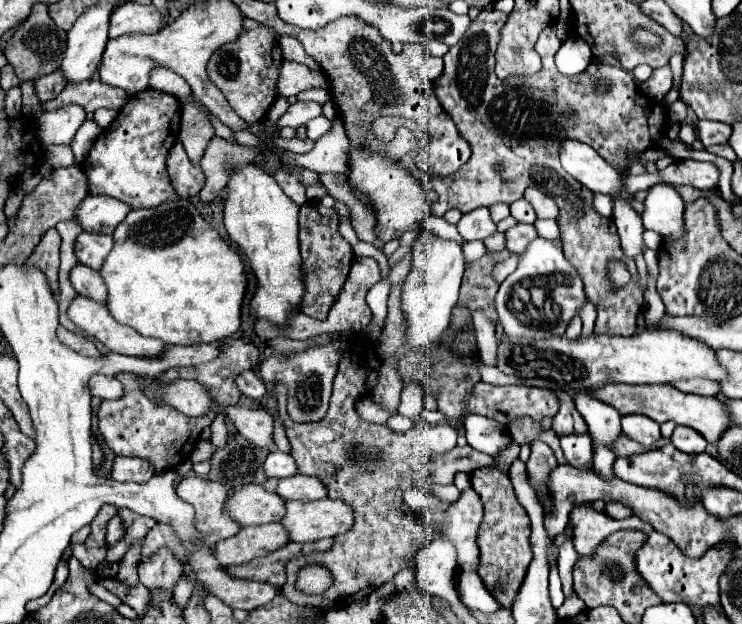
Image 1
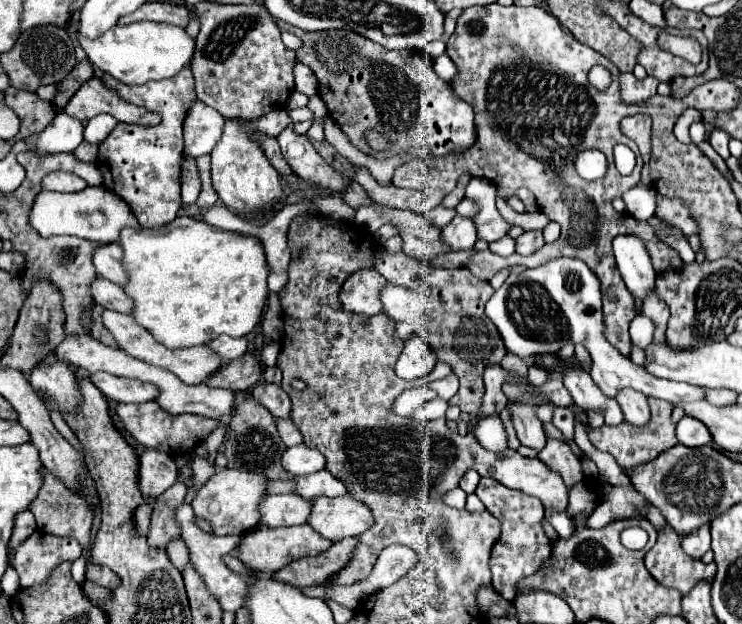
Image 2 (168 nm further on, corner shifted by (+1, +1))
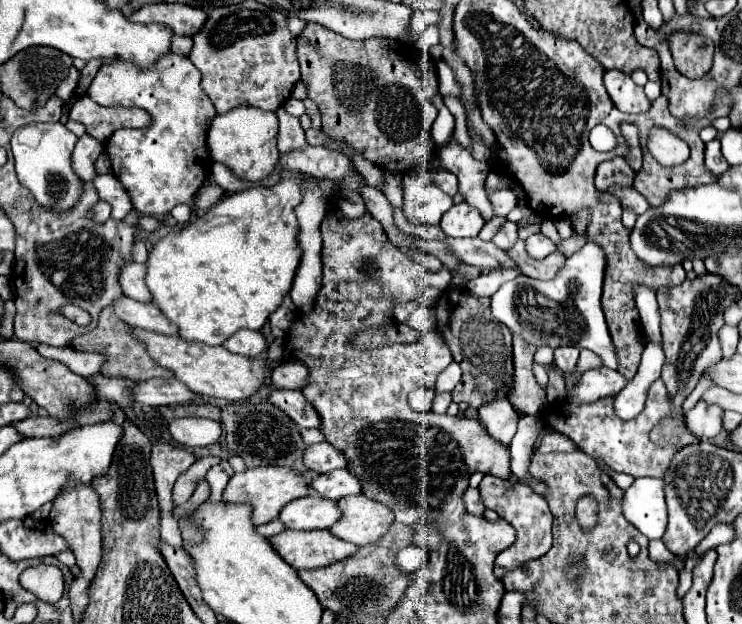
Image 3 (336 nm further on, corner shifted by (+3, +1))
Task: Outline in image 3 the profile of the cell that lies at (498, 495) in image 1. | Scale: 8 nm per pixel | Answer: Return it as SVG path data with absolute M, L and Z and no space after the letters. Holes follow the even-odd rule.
M486 475L480 483L480 491L482 491L482 501L488 509L494 509L502 519L506 519L516 531L518 531L518 541L508 547L506 551L502 551L498 557L496 557L496 567L494 567L494 573L502 579L510 569L522 565L524 561L528 559L538 559L542 557L550 547L552 547L552 513L548 509L548 503L544 497L536 495L528 485L522 485L518 483L514 487L514 491L508 491L504 481L492 477L492 475Z

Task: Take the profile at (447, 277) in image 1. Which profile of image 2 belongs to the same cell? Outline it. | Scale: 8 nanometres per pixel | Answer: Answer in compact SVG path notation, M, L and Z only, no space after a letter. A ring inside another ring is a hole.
M454 217L444 229L442 229L442 241L448 245L450 251L468 251L476 243L476 229L472 219Z

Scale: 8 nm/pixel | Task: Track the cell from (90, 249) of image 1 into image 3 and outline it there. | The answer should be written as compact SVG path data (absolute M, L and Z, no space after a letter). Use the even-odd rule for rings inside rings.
M126 263L120 273L120 285L124 295L140 301L140 303L152 303L152 293L148 291L144 283L144 265L142 263Z

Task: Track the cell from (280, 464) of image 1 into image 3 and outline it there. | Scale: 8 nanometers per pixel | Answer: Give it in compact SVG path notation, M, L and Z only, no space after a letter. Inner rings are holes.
M316 443L310 445L304 451L304 465L308 469L320 471L320 473L328 473L334 469L342 469L348 465L348 461L344 459L344 455L340 455L340 451L336 451L336 447L332 447L330 443Z

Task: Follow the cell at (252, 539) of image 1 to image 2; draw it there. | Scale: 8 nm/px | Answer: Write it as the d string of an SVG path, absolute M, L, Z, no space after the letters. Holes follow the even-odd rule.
M306 523L304 525L294 525L294 527L276 527L276 529L258 525L258 527L254 527L254 529L250 529L242 535L242 541L238 545L238 559L244 565L248 565L250 569L266 575L266 573L278 571L280 567L284 567L292 559L298 559L298 557L304 557L304 555L318 555L318 553L326 551L330 545L332 545L332 541L320 537Z

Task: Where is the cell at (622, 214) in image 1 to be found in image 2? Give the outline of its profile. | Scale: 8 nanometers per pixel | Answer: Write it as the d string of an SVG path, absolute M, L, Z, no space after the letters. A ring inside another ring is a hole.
M618 235L614 239L614 257L630 293L644 299L646 293L654 287L656 271L642 239L636 235Z

